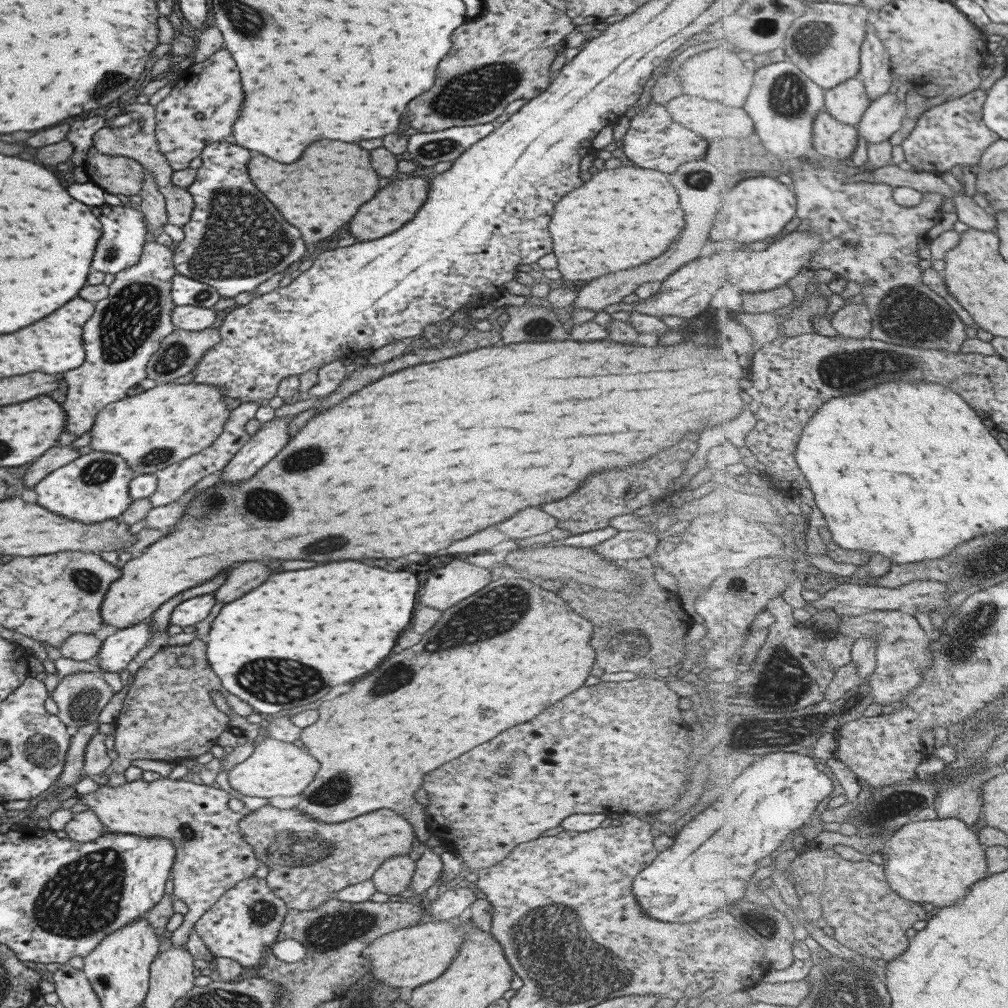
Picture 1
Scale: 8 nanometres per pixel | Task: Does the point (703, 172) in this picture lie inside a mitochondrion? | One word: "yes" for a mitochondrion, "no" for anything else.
yes

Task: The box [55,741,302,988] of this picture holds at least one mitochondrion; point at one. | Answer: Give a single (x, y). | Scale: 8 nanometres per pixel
(262, 912)

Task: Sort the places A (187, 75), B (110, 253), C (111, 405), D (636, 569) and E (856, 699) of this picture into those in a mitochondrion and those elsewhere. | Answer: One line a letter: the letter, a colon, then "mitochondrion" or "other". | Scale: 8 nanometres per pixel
A: other
B: mitochondrion
C: other
D: other
E: other

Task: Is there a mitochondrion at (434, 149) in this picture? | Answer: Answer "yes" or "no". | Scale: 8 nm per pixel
yes

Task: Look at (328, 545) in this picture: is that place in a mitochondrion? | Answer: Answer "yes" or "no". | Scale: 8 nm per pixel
yes

